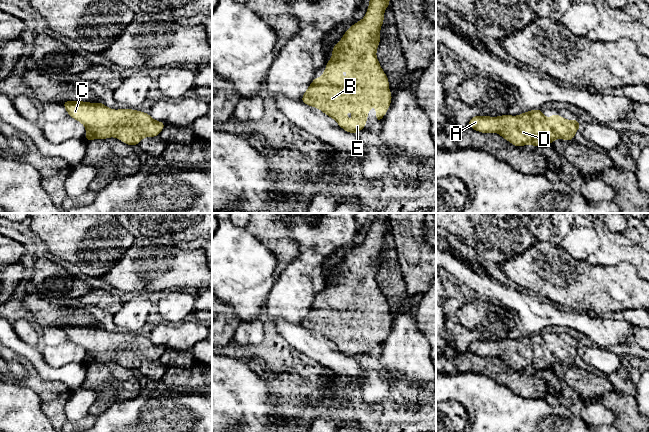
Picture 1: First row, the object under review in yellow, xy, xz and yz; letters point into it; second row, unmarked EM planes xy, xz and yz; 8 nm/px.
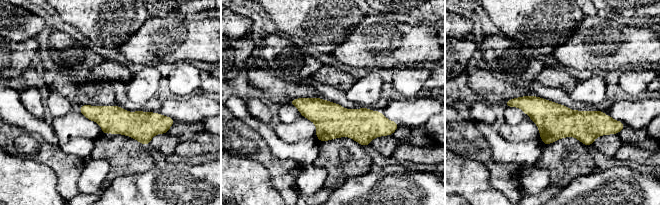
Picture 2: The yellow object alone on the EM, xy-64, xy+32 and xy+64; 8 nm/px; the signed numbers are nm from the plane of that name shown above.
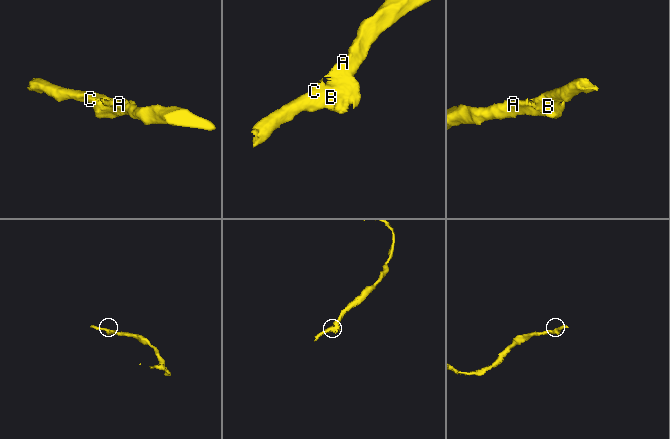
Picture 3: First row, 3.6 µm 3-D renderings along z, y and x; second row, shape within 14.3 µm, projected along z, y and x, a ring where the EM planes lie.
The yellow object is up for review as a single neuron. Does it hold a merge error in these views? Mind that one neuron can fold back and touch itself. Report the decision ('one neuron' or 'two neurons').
one neuron

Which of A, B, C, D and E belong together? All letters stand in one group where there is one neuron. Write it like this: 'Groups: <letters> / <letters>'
Groups: A B C D E

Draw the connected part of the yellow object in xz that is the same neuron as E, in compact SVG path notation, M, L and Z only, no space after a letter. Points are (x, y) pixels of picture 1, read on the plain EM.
M378 213L376 219L369 223L365 241L353 248L332 272L333 279L326 286L323 299L313 303L301 323L303 327L333 342L349 357L358 357L366 352L364 348L367 347L368 335L373 329L376 332L376 345L381 345L392 324L388 302L376 281L384 236L389 227L389 213Z

